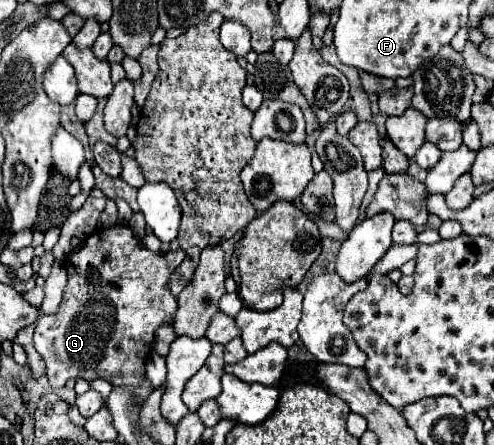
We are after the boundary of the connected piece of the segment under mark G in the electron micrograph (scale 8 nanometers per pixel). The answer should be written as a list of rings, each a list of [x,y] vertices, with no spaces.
[[[113,225],[109,229],[93,231],[83,247],[71,253],[63,263],[69,273],[69,281],[63,293],[61,309],[53,315],[43,315],[35,327],[35,349],[47,365],[47,379],[51,387],[63,387],[67,379],[111,379],[111,385],[121,383],[121,387],[139,383],[139,377],[145,373],[145,357],[153,349],[155,331],[173,321],[177,299],[171,295],[167,283],[175,267],[185,259],[185,251],[153,253],[149,251],[127,225]]]

